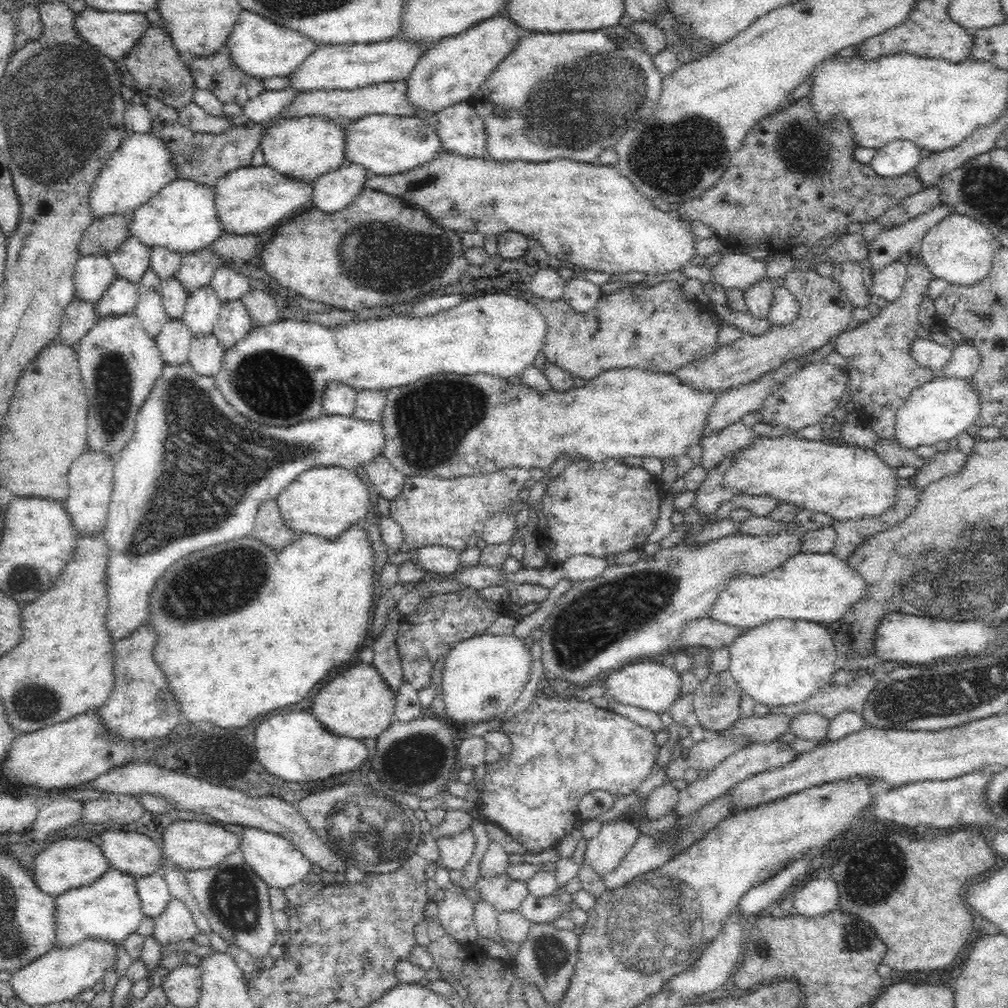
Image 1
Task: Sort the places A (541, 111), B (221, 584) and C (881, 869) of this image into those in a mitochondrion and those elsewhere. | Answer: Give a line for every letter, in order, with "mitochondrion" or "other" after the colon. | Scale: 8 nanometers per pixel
A: mitochondrion
B: mitochondrion
C: mitochondrion

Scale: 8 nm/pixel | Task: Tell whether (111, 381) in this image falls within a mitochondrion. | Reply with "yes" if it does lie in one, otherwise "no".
yes

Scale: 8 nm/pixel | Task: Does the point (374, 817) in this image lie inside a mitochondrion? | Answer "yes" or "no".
yes

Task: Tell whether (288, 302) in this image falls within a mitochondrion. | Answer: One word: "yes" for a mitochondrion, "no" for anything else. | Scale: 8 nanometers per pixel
no

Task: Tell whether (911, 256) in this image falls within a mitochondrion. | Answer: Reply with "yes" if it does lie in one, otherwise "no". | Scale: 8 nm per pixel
no

